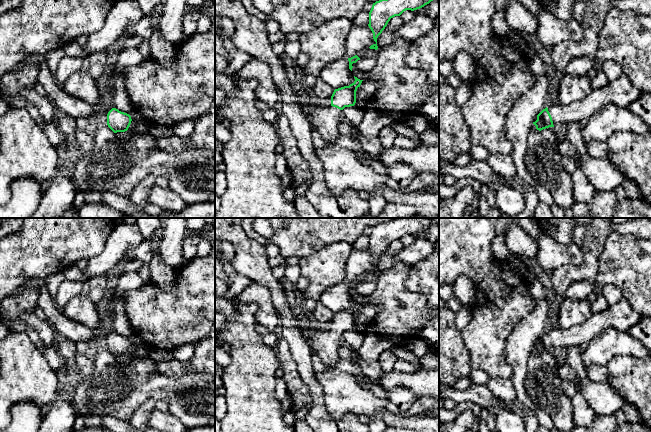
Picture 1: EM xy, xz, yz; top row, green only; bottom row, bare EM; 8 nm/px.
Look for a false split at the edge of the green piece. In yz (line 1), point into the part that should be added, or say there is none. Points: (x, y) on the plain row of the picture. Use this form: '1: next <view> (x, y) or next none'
1: next yz (622, 316)

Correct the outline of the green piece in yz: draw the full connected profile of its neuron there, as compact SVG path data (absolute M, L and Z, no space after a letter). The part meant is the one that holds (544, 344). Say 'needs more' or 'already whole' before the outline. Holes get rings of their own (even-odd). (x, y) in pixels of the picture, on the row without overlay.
needs more | M621 298L617 303L609 305L606 310L592 313L590 318L580 325L568 329L548 329L537 339L537 344L533 348L539 355L549 351L564 352L570 346L588 343L607 328L627 332L641 317L642 315L625 298Z

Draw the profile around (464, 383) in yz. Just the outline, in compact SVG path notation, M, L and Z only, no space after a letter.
M471 377L461 378L453 385L453 388L458 390L466 390L470 387L471 381Z

